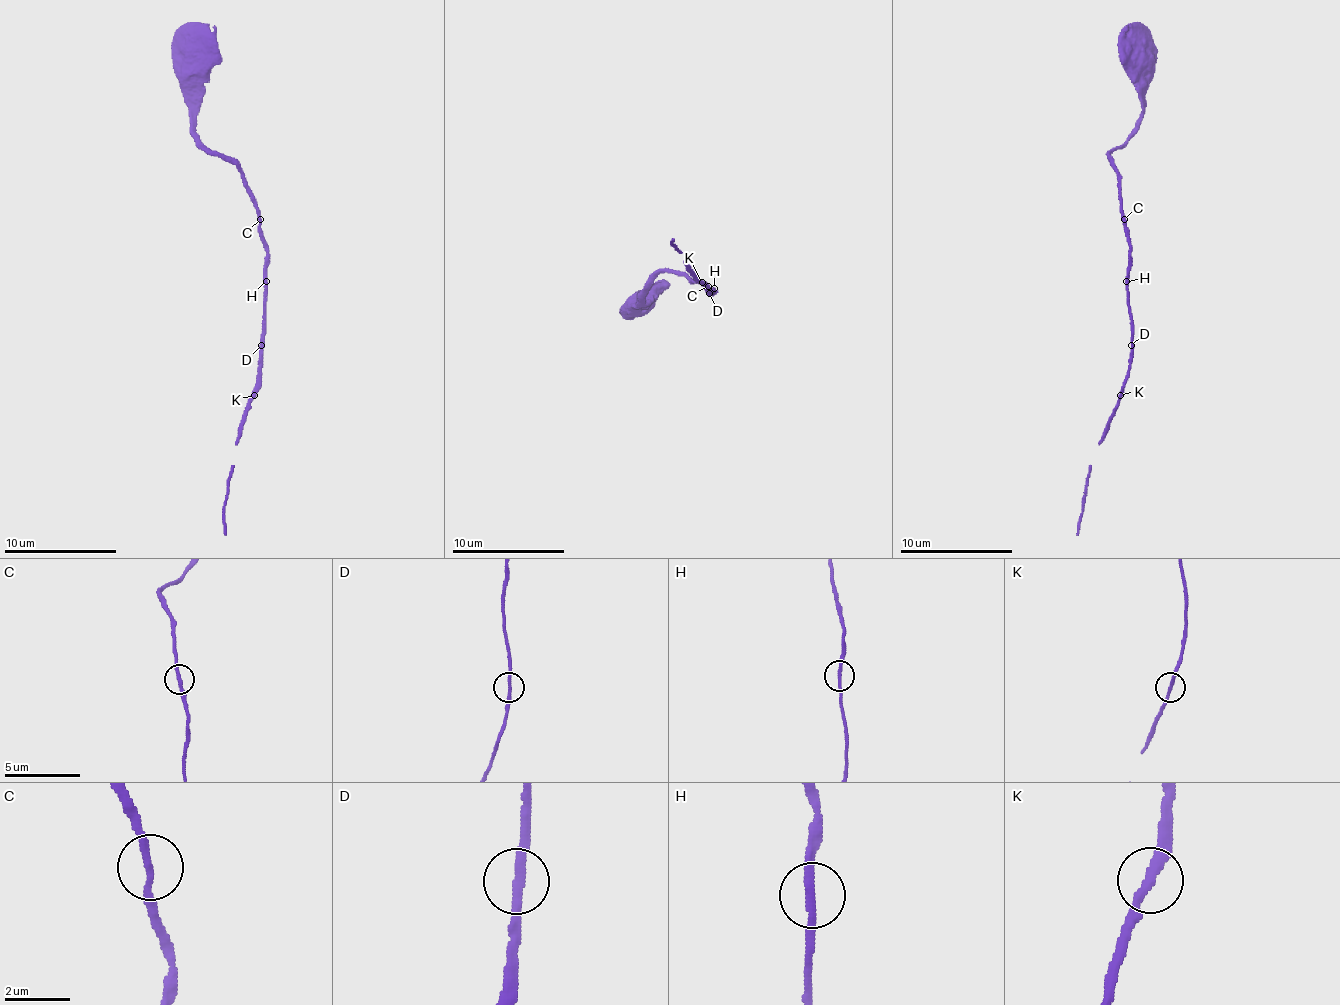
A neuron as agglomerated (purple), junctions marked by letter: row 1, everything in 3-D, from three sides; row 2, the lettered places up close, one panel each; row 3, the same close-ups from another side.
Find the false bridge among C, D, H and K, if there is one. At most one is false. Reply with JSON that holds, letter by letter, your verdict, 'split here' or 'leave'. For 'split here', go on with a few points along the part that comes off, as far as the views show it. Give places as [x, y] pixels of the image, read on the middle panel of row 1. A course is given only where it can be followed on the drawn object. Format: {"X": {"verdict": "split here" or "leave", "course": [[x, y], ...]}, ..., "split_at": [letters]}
{"C": {"verdict": "leave"}, "D": {"verdict": "leave"}, "H": {"verdict": "leave"}, "K": {"verdict": "leave"}, "split_at": []}

